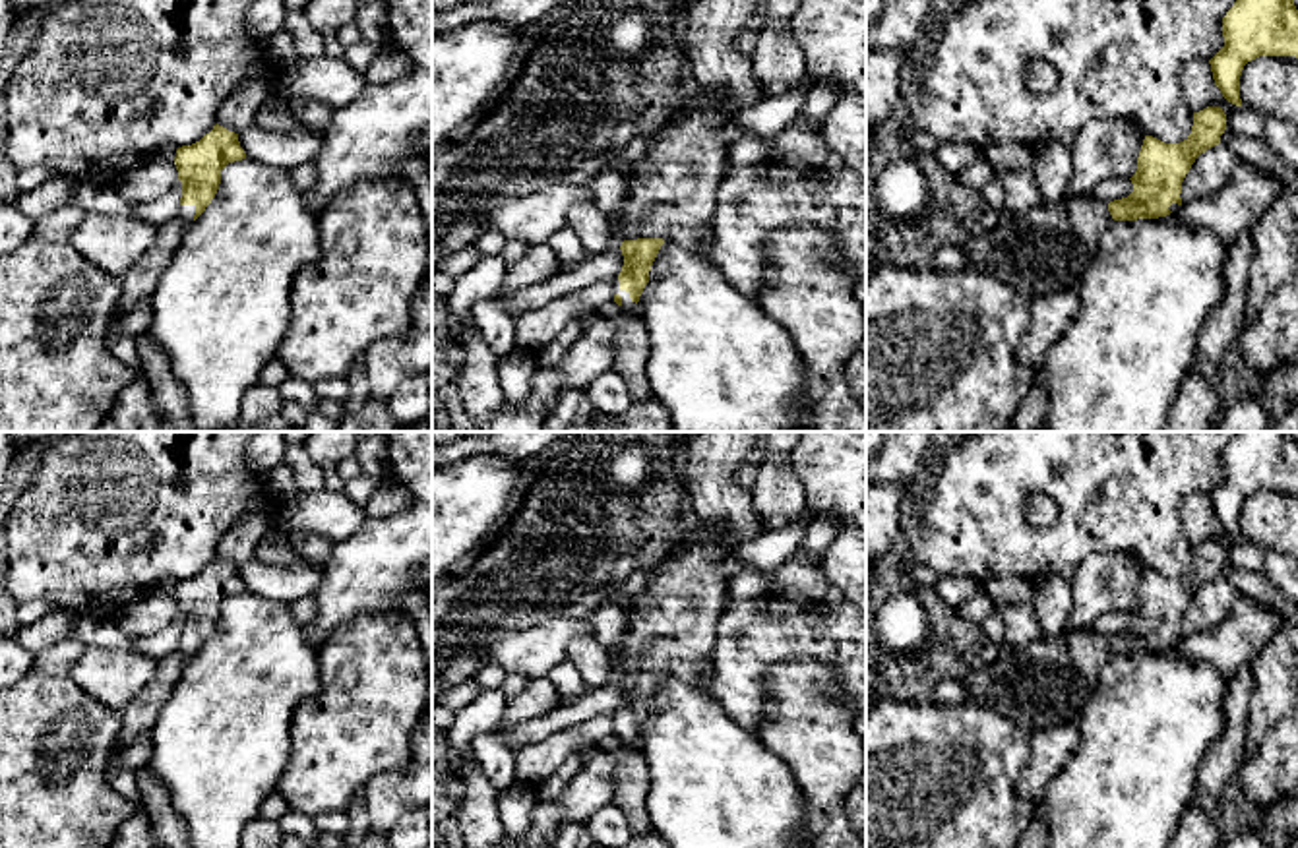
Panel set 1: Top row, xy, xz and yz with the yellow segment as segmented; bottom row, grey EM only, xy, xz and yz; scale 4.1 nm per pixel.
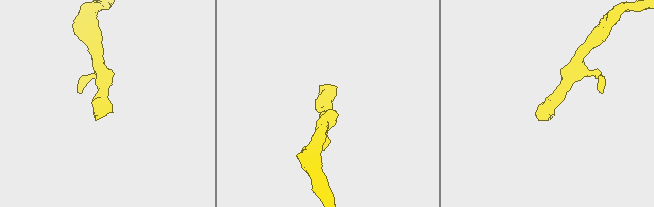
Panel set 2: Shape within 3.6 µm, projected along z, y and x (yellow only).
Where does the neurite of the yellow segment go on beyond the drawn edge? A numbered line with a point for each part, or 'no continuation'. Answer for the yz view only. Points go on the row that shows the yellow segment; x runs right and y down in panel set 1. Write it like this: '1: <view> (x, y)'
1: yz (1050, 246)

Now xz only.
1: xz (626, 302)

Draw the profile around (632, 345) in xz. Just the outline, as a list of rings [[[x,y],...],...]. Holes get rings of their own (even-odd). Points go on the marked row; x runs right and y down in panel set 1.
[[[616,302],[601,312],[604,318],[618,318],[620,323],[614,333],[616,362],[614,370],[626,383],[632,403],[653,399],[645,364],[649,358],[649,337],[635,312],[628,312]]]

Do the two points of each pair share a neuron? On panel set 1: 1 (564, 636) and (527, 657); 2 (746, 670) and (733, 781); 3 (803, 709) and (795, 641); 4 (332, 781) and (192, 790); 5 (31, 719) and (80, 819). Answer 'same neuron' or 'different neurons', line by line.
1: same neuron
2: different neurons
3: different neurons
4: different neurons
5: same neuron

